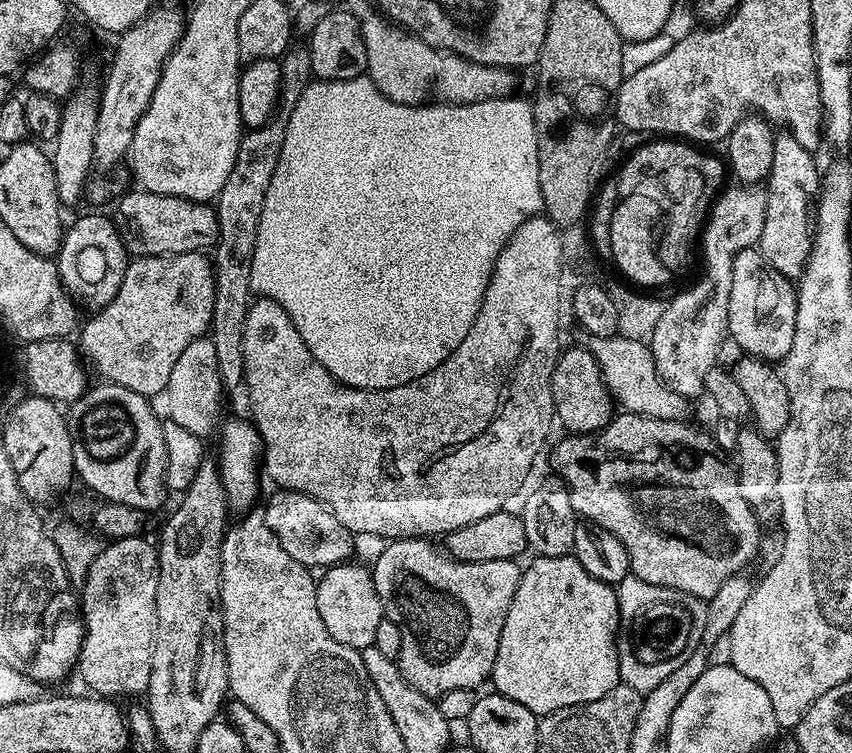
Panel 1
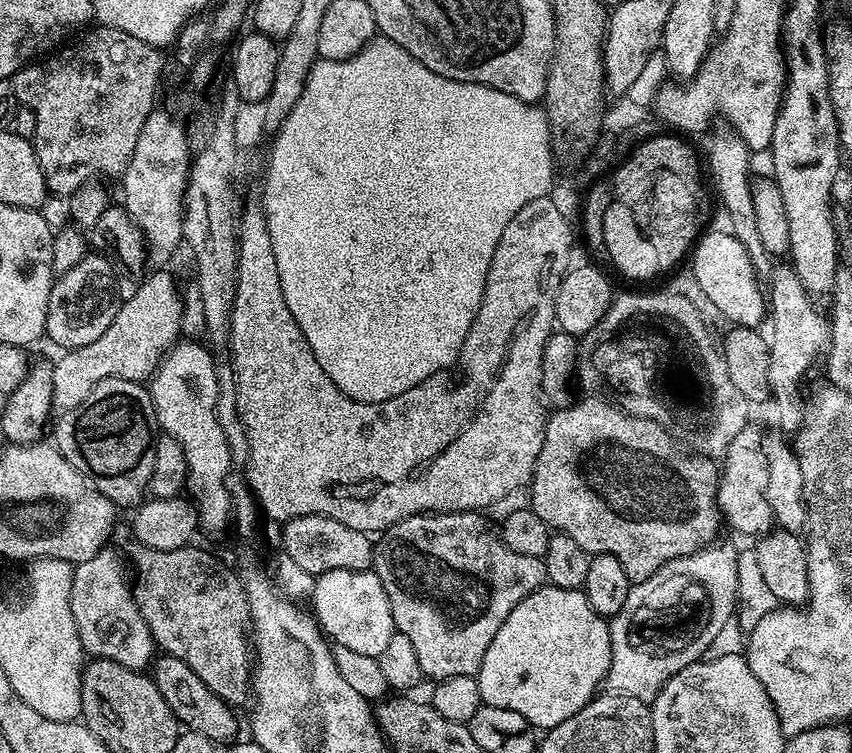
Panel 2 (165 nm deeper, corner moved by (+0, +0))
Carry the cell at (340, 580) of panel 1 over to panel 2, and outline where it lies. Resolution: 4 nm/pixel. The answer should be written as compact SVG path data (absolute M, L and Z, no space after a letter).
M330 570L315 577L310 608L329 641L346 646L346 650L355 650L358 654L379 658L396 633L390 598L386 598L386 590L382 590L382 582L372 570Z

